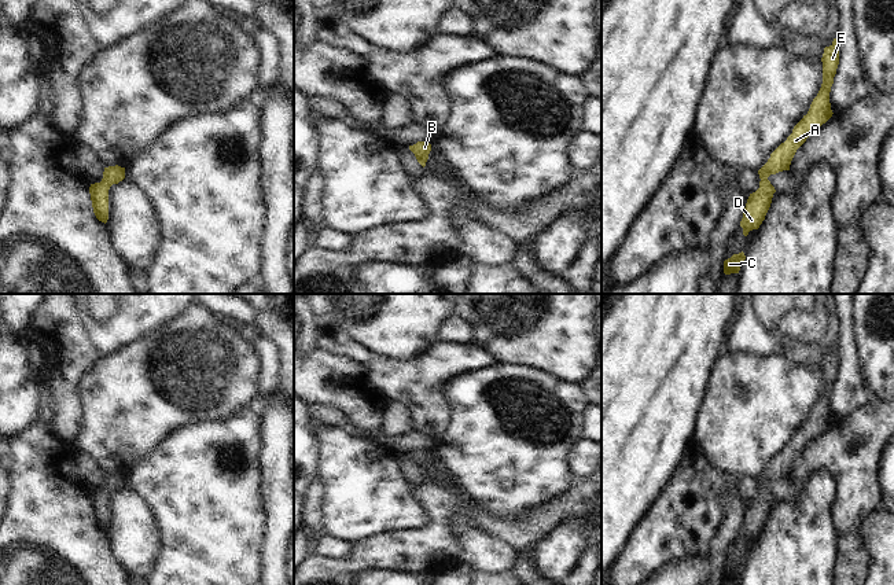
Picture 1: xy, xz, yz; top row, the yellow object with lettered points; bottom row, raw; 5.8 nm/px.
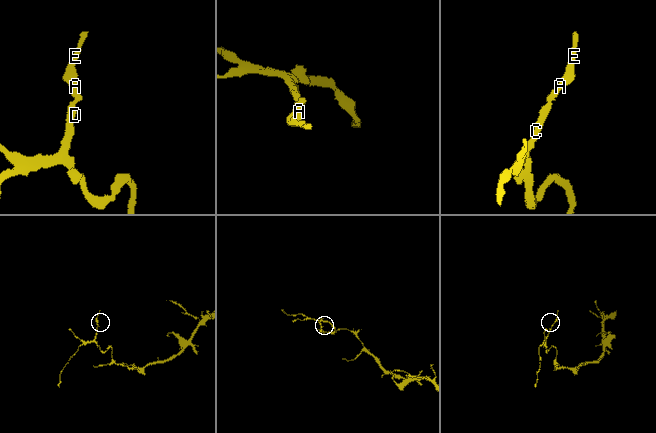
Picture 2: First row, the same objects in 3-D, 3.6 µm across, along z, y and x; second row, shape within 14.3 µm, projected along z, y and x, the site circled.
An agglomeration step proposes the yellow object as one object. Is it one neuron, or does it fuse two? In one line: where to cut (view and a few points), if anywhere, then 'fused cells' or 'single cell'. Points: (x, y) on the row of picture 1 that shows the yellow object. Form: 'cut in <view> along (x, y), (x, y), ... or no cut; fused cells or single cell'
no cut; single cell

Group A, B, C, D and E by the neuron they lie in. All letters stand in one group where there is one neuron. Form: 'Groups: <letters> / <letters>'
Groups: A B C D E

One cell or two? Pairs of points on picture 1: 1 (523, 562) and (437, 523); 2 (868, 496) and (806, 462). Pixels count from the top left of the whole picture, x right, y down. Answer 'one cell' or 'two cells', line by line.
1: two cells
2: one cell

